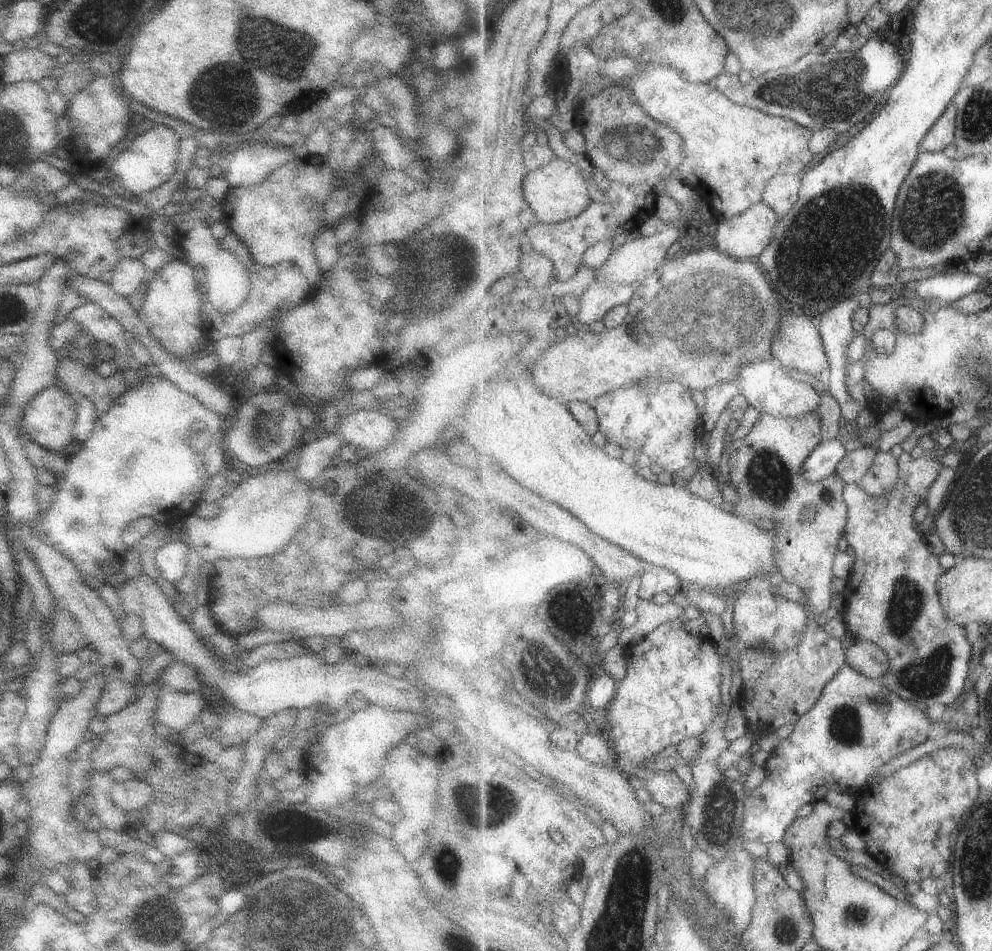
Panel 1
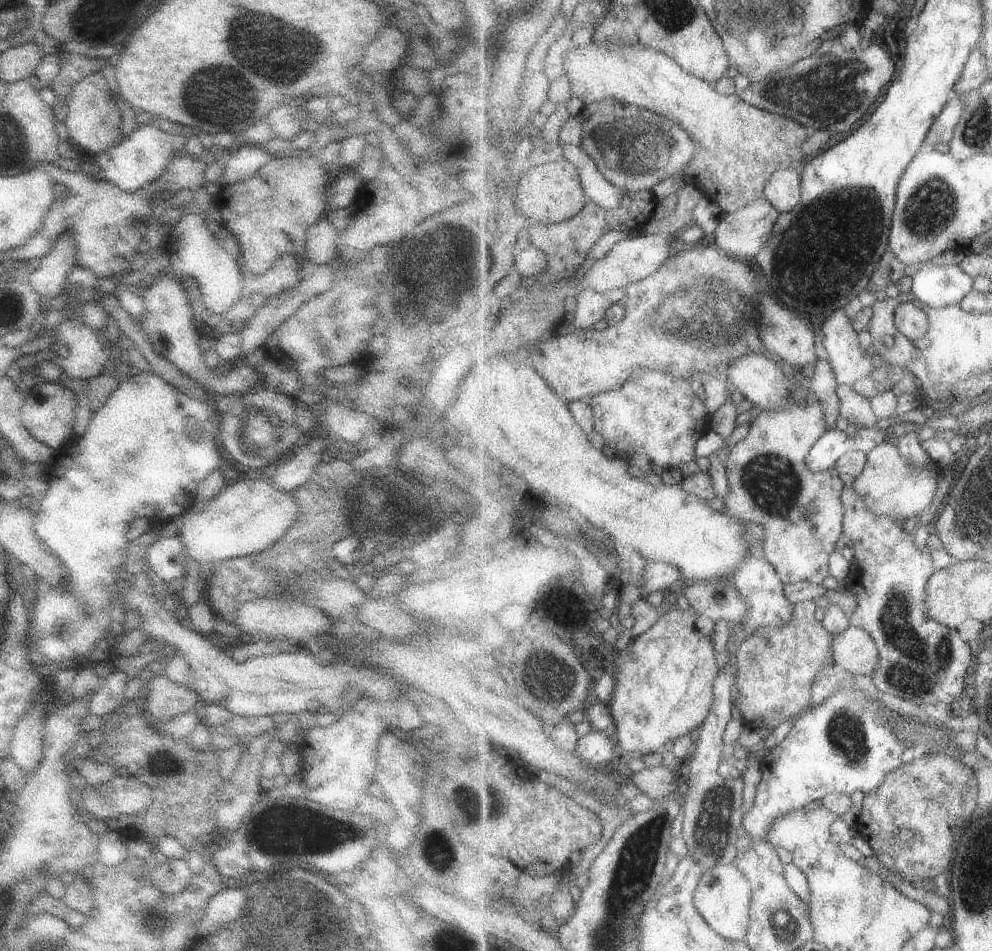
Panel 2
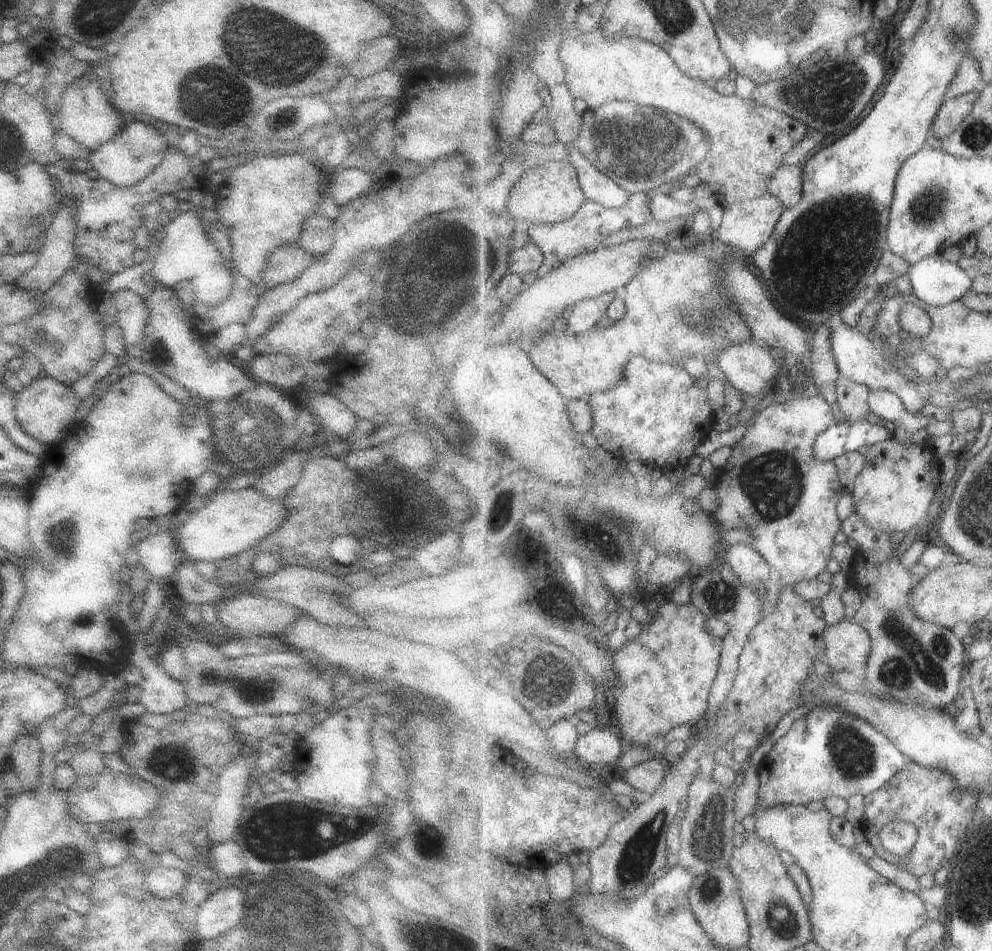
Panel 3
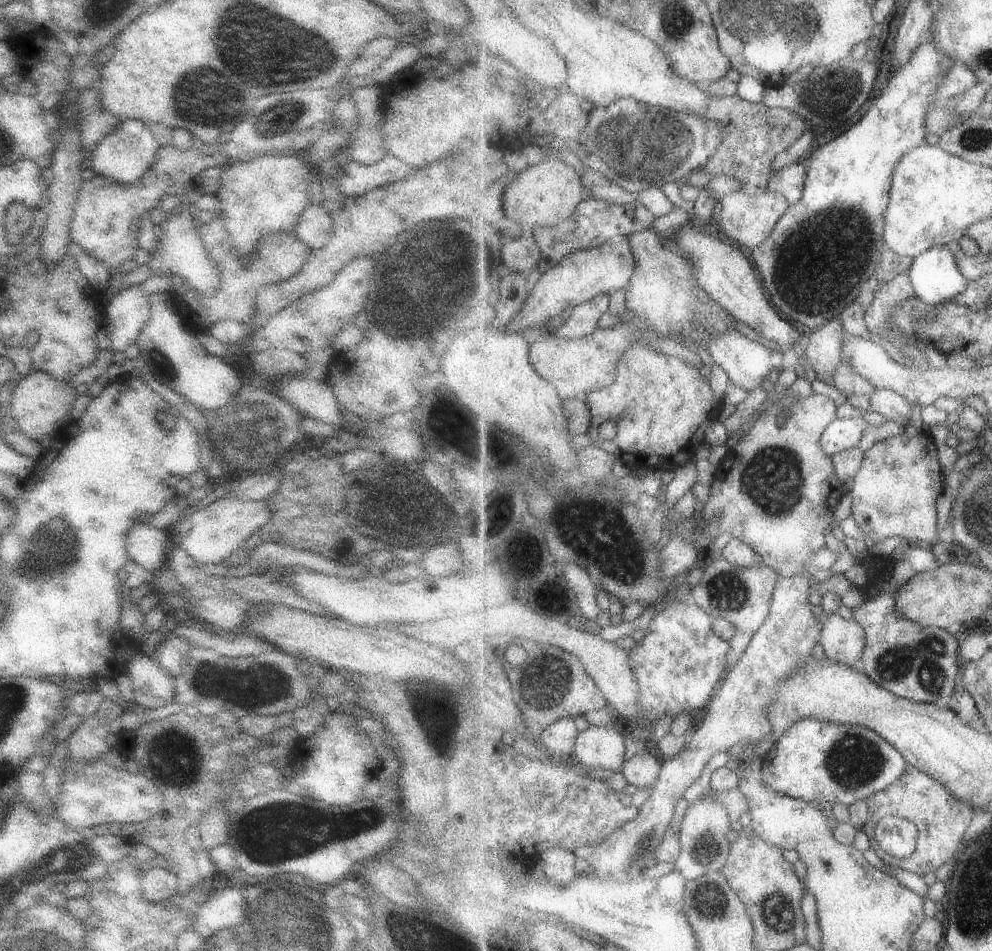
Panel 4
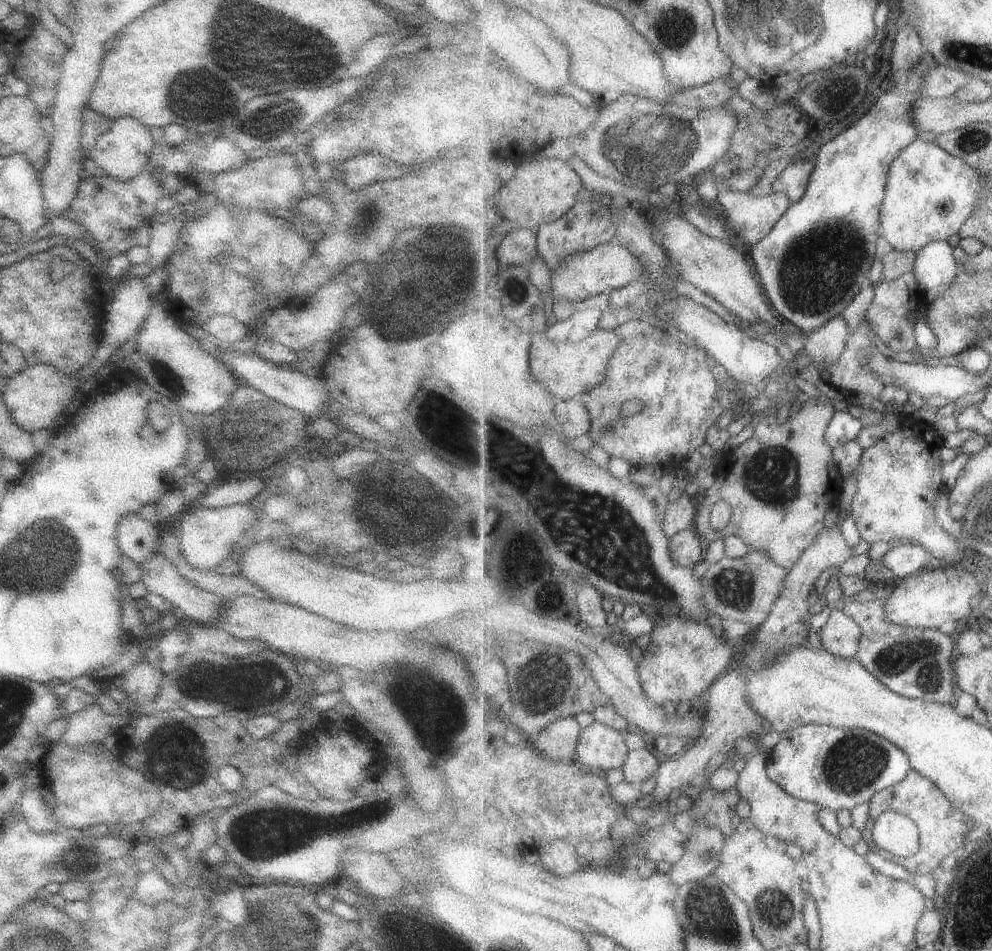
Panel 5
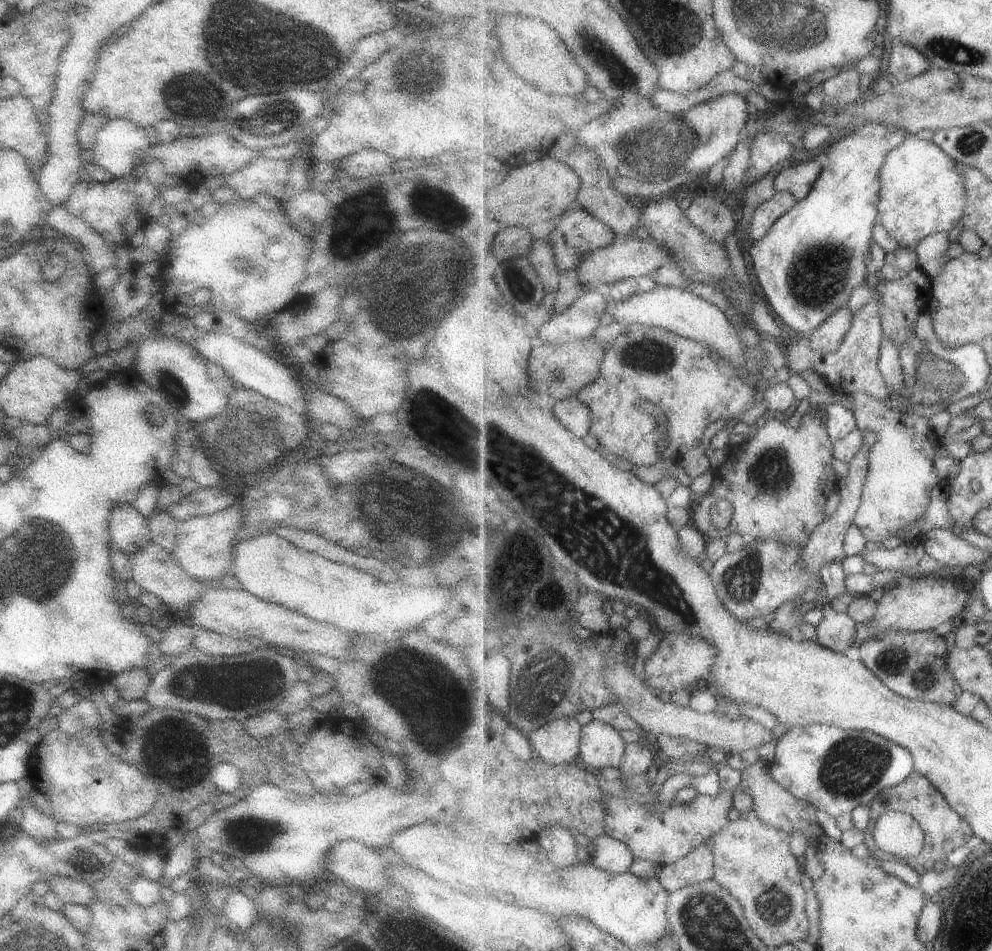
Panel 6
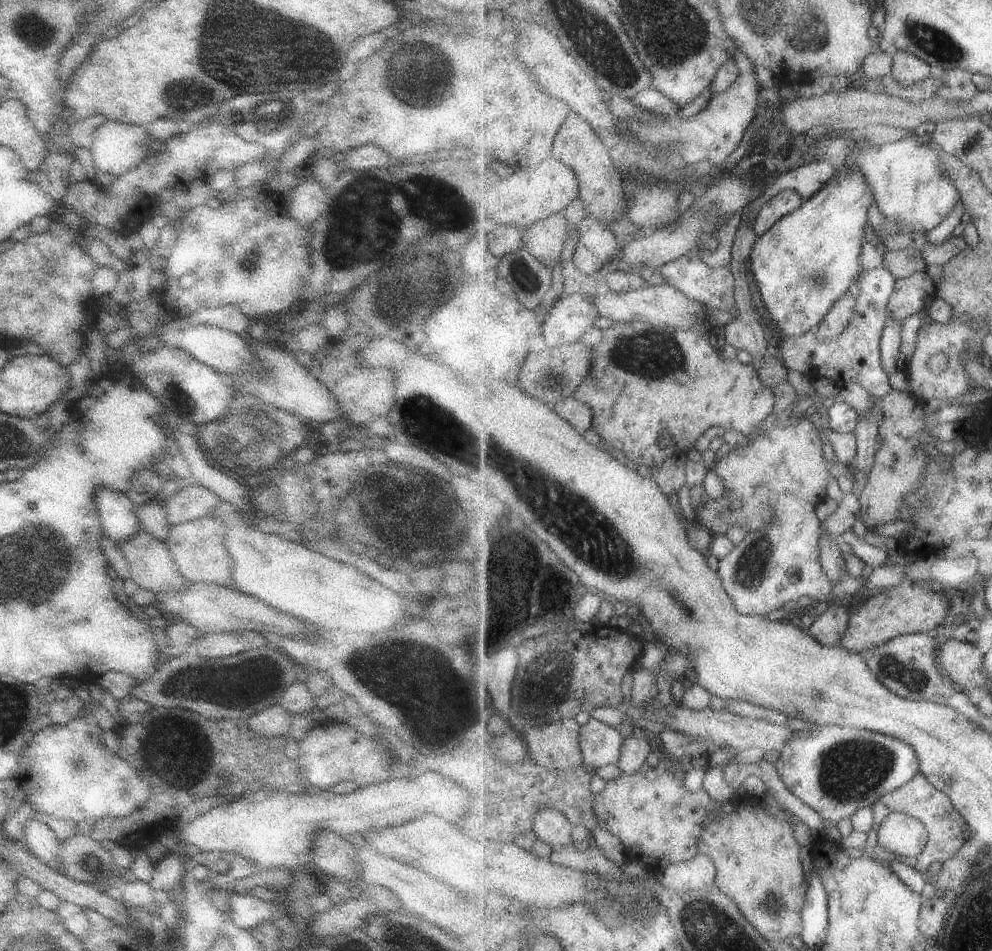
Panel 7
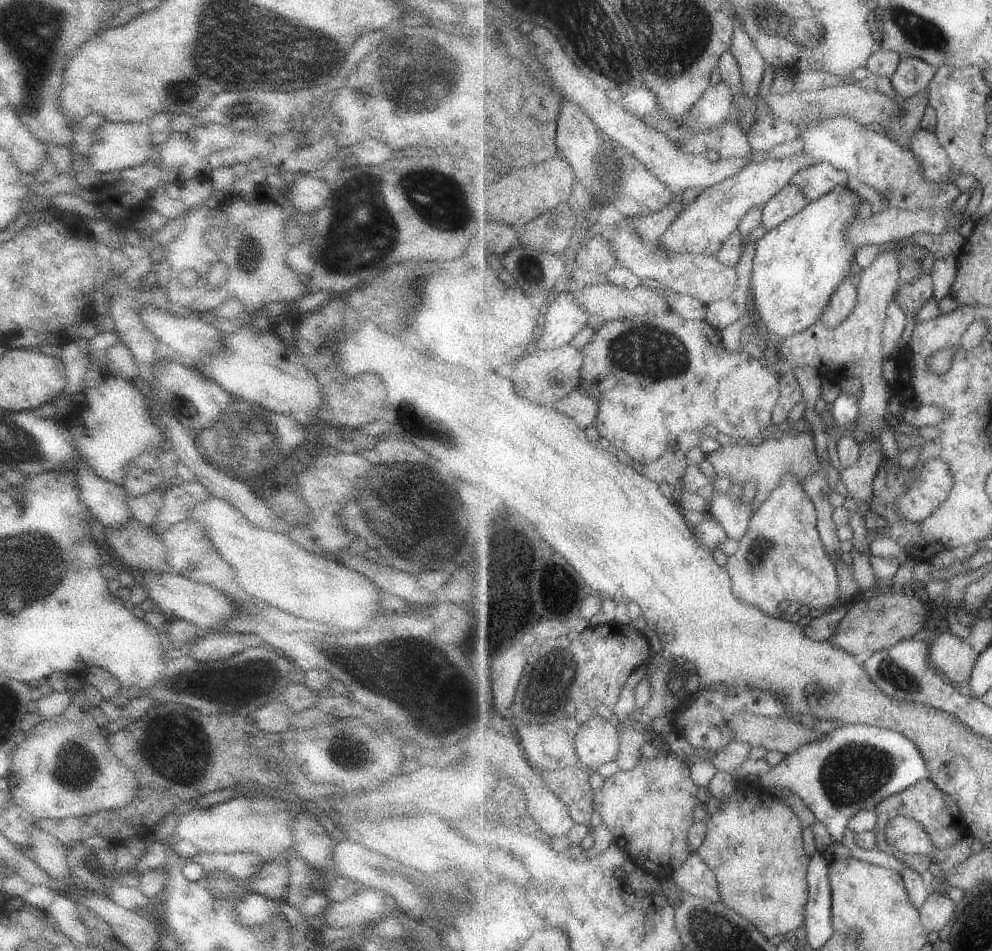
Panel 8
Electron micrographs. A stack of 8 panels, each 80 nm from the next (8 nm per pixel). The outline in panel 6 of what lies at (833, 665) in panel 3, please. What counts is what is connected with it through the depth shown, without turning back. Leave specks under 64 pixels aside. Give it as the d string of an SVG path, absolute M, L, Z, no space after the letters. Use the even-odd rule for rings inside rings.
M829 604L822 613L821 622L814 626L817 643L838 653L856 645L858 622L847 613L835 612Z

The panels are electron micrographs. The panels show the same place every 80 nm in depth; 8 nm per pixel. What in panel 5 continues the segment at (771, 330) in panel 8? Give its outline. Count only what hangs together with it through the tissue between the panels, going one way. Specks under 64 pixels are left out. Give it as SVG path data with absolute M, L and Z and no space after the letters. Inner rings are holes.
M921 62L907 74L904 82L894 83L891 90L887 90L887 94L883 94L855 126L851 125L843 134L822 145L816 153L816 165L805 196L789 207L761 242L751 247L750 256L765 295L782 320L792 322L804 335L839 316L859 294L859 290L868 285L869 270L877 259L875 244L881 236L882 202L886 198L890 166L906 146L921 138L921 131L914 121L914 104L923 97L924 74L929 70Z

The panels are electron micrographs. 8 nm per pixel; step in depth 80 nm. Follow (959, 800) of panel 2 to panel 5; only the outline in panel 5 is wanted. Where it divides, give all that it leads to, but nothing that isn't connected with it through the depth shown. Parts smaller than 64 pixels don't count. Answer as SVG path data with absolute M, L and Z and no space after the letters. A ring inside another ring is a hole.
M911 769L907 776L897 785L887 787L885 790L878 792L869 802L870 820L867 821L865 828L862 830L862 836L868 843L870 849L880 854L885 860L893 861L896 864L907 868L909 872L928 875L935 871L935 868L941 864L939 860L947 858L951 852L963 851L968 848L968 834L973 829L973 819L956 809L952 802L945 796L945 793L927 776L919 774L916 770ZM895 811L902 815L911 817L919 828L919 852L911 857L895 858L890 852L880 849L873 844L872 832L878 818L884 812Z

